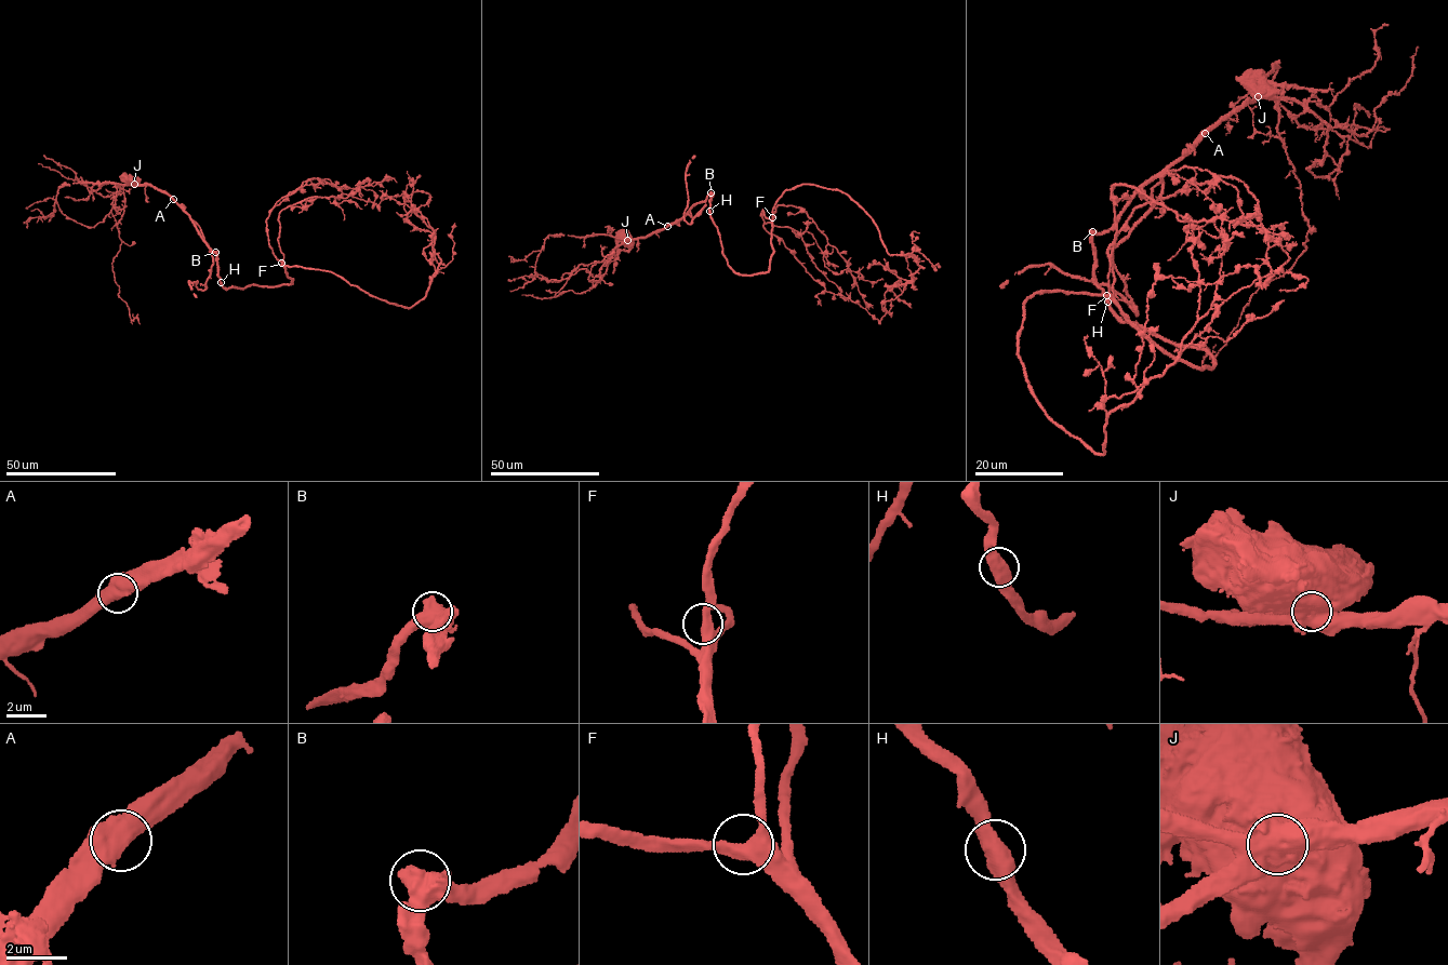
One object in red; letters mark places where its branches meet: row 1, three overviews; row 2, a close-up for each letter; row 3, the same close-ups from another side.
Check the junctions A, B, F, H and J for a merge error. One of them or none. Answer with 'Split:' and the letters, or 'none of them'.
Split: J

